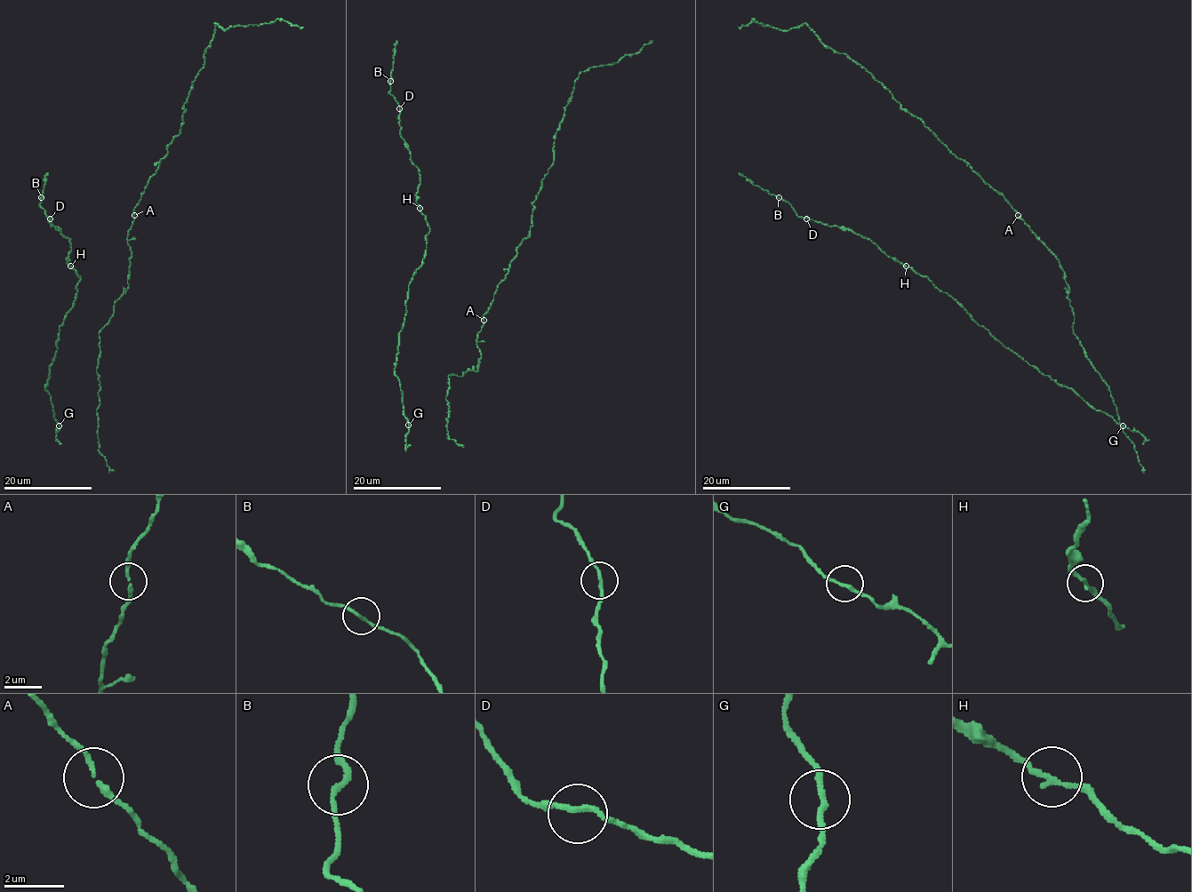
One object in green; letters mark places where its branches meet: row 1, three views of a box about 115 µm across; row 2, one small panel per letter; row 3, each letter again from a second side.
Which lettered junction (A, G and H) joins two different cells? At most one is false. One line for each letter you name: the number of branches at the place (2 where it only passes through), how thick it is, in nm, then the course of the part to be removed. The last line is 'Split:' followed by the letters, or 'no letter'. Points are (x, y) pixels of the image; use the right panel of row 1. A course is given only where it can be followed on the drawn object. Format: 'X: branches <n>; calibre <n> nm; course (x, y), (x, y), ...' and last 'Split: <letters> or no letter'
Split: no letter

